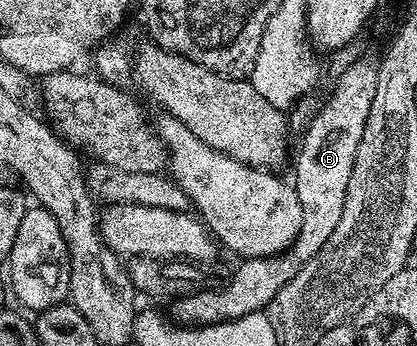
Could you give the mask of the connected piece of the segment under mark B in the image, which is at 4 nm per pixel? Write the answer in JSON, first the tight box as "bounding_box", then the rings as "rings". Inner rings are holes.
{"bounding_box":[169,61,378,327],"rings":[[[355,61],[350,64],[349,67],[341,70],[342,76],[338,79],[338,84],[334,87],[334,92],[326,99],[326,104],[323,107],[319,106],[315,110],[313,119],[305,126],[306,140],[302,143],[302,152],[298,155],[298,160],[294,163],[294,179],[292,178],[292,186],[294,191],[298,195],[298,200],[302,206],[302,224],[300,225],[300,233],[294,239],[293,247],[290,247],[286,251],[283,251],[281,255],[269,255],[263,259],[242,259],[239,262],[239,267],[235,269],[234,276],[230,279],[230,284],[227,287],[218,287],[215,291],[201,291],[201,289],[195,290],[188,295],[179,295],[173,300],[174,303],[170,307],[169,318],[173,320],[175,324],[182,327],[213,327],[215,323],[230,323],[234,319],[239,319],[245,315],[251,315],[257,311],[265,312],[269,308],[270,303],[276,297],[276,293],[280,293],[280,289],[284,289],[284,285],[288,285],[288,281],[292,281],[292,277],[296,277],[296,273],[300,273],[300,269],[304,265],[308,265],[308,261],[312,261],[312,257],[316,257],[316,253],[320,253],[320,249],[324,249],[324,241],[328,241],[328,237],[332,237],[332,232],[336,229],[336,224],[340,222],[340,217],[344,213],[344,201],[346,200],[346,194],[348,193],[348,177],[352,177],[352,165],[356,161],[356,149],[360,145],[360,137],[364,137],[364,125],[366,124],[366,118],[368,117],[368,109],[372,109],[372,97],[376,97],[376,81],[378,80],[378,63],[372,61],[372,63],[361,63],[361,61]]]}

